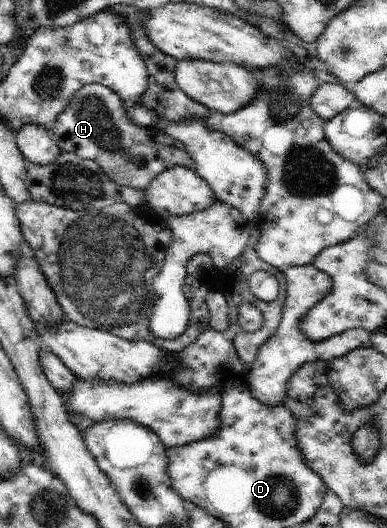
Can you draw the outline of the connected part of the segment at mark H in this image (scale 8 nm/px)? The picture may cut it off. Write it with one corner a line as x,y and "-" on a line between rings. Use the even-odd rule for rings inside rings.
98,82
87,84
75,92
69,106
57,116
50,131
62,151
98,162
117,186
144,191
159,174
175,166
197,172
185,144
157,128
141,128
131,124
121,97

